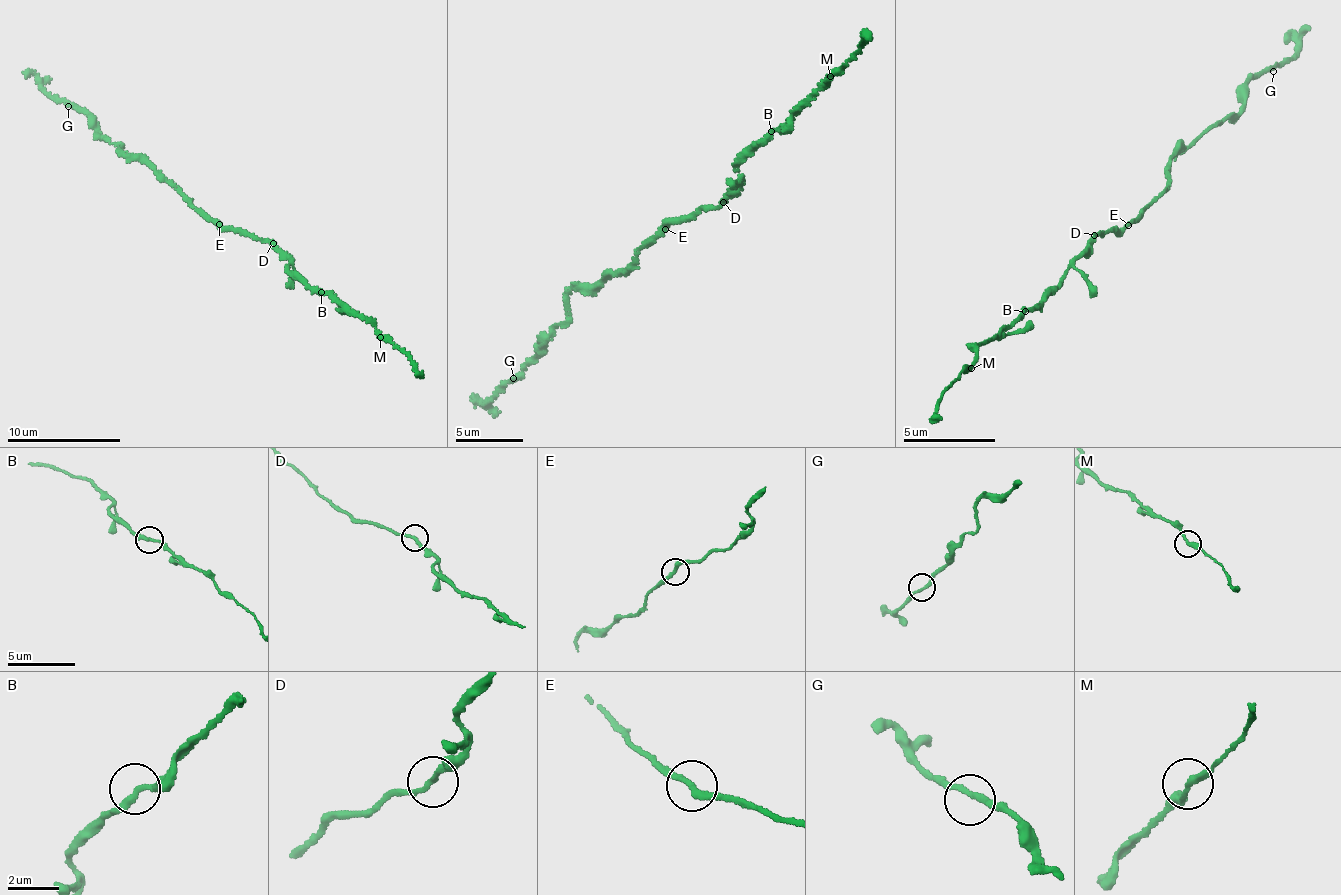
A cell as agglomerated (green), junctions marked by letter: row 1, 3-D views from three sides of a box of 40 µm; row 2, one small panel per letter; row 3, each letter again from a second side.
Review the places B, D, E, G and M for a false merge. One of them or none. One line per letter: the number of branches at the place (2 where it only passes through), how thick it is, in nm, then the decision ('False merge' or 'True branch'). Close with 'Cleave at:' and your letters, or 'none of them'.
B: Branches: 2. Thickness 240 nm. True branch
D: Branches: 2. Thickness 200 nm. True branch
E: Branches: 2. Thickness 240 nm. True branch
G: Branches: 2. Thickness 200 nm. True branch
M: Branches: 2. Thickness 240 nm. True branch
Cleave at: none of them

